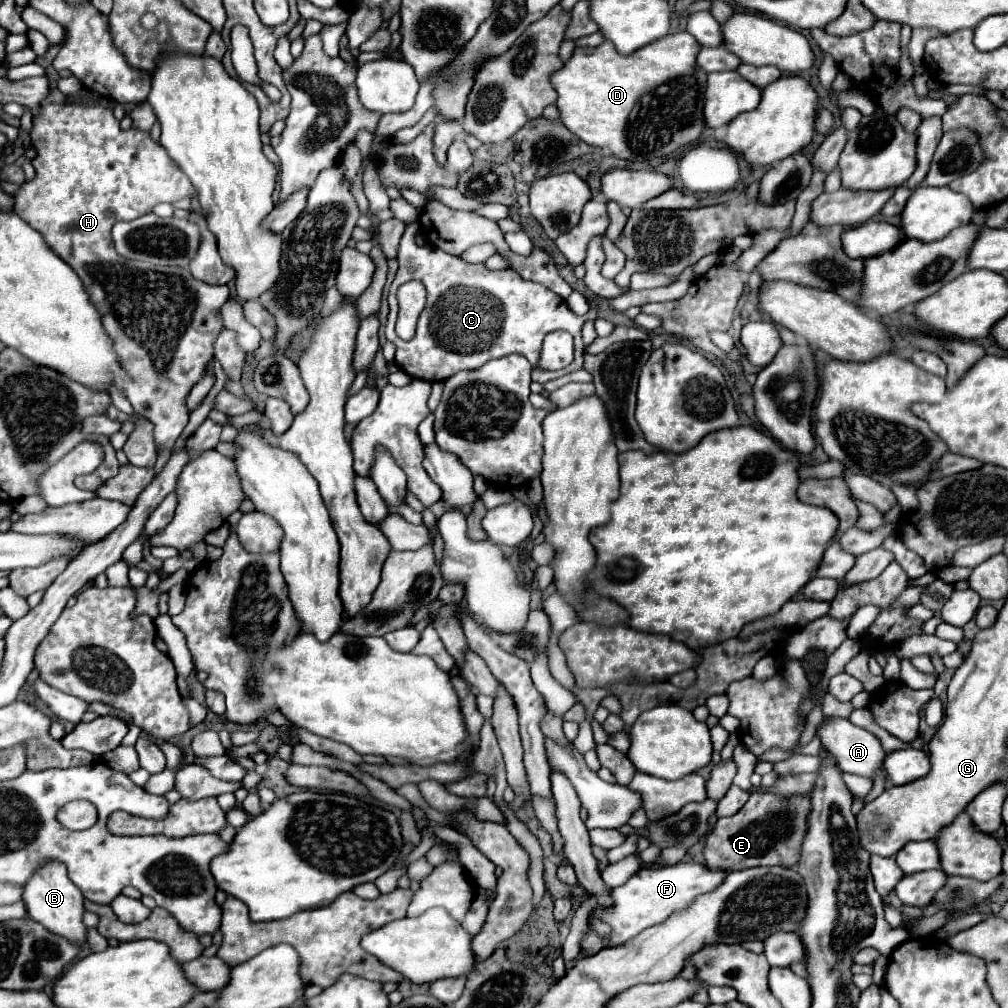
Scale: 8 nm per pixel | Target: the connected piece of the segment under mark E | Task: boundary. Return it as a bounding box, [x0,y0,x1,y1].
[705,793,811,873]

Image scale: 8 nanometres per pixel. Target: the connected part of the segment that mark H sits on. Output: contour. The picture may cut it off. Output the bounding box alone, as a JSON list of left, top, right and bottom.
[15,105,229,453]

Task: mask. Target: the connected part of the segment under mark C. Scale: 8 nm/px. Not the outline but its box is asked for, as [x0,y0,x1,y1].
[385,223,597,383]

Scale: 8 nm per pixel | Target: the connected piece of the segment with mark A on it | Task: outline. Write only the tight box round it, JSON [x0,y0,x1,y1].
[817,717,885,777]

